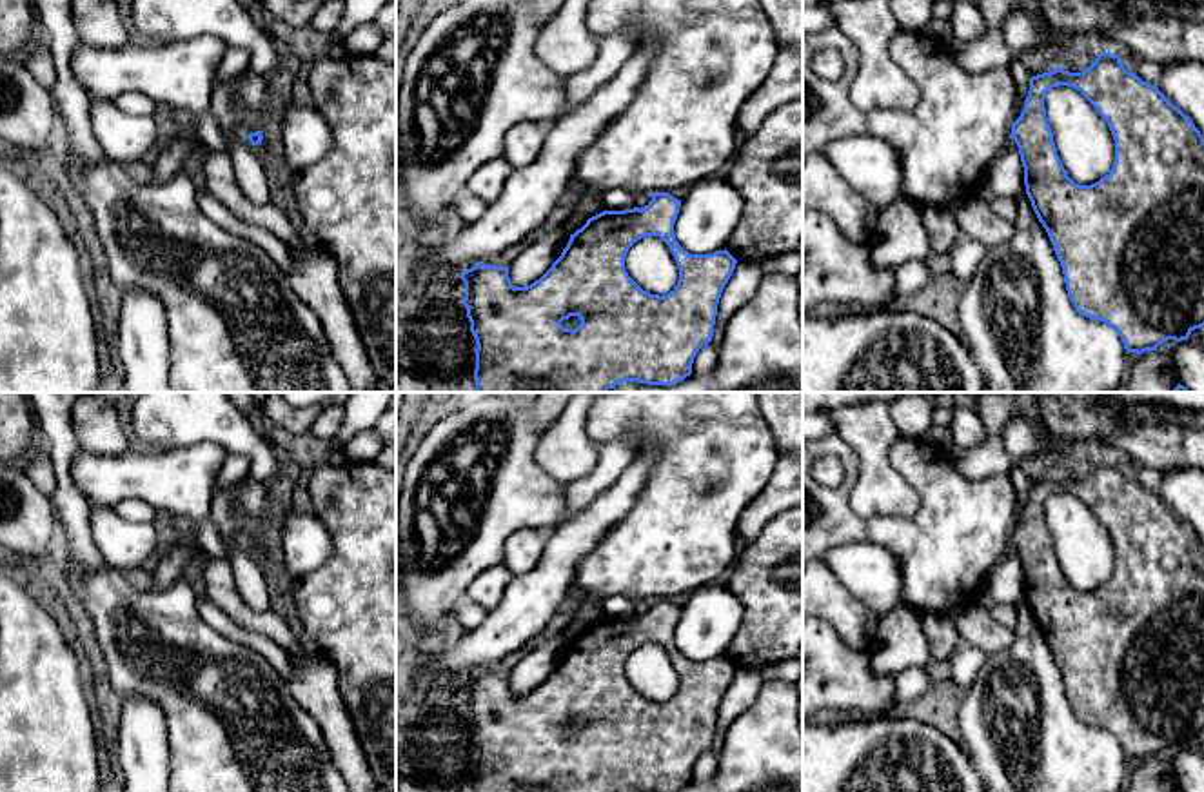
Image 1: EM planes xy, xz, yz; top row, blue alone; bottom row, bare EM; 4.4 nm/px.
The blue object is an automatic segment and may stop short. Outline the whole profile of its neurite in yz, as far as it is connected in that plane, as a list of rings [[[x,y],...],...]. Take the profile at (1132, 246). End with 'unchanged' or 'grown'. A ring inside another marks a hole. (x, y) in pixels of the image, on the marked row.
[[[1099,53],[1082,73],[1055,67],[1031,76],[1024,109],[1012,124],[1010,138],[1019,147],[1026,194],[1050,236],[1068,296],[1079,314],[1113,327],[1124,349],[1137,354],[1157,351],[1168,340],[1188,340],[1195,329],[1204,327],[1204,136],[1189,116],[1175,107],[1157,85],[1126,71],[1119,54]],[[1059,85],[1081,91],[1106,120],[1115,140],[1111,171],[1091,185],[1079,185],[1068,176],[1053,144],[1044,98],[1051,87]]]; unchanged

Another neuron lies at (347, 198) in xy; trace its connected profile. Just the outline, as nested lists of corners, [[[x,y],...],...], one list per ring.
[[[325,54],[307,65],[307,82],[332,131],[332,149],[294,174],[291,187],[312,238],[336,263],[378,380],[396,391],[396,64],[376,54]]]

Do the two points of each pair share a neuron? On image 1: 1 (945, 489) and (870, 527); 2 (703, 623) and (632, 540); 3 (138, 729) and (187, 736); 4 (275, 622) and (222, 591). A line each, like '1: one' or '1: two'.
1: one
2: two
3: two
4: one

